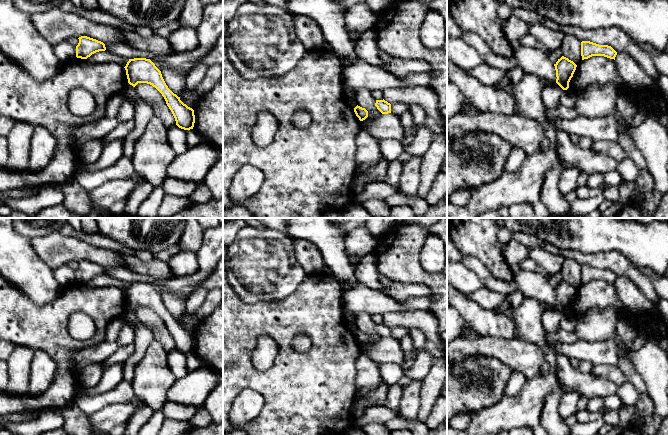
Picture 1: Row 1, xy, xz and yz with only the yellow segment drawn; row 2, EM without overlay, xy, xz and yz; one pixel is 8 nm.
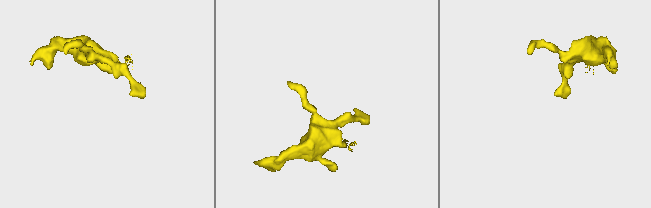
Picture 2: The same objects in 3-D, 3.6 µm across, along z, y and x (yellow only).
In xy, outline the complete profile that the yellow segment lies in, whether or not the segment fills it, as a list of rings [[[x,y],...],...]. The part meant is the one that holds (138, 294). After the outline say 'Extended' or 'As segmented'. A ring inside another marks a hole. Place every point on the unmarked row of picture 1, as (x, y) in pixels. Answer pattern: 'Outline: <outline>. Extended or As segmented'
Outline: [[[146,282],[129,283],[126,290],[128,307],[135,311],[138,307],[147,307],[155,311],[164,321],[171,334],[176,349],[184,354],[193,353],[195,347],[194,334],[184,328],[166,309],[161,295]]]. As segmented

